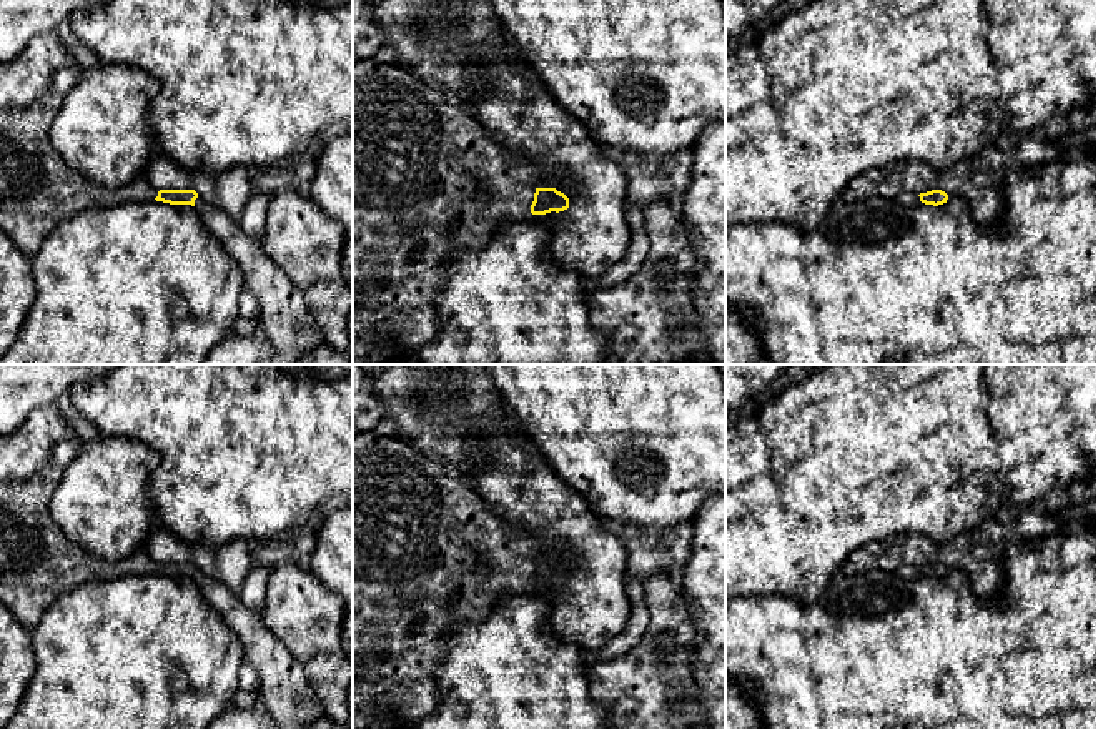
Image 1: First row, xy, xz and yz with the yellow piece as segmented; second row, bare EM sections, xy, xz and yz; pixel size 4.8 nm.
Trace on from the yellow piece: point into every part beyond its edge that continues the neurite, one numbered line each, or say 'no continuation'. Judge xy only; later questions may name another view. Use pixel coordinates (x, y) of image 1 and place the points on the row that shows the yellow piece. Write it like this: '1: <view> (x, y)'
1: xy (37, 190)
2: xy (285, 320)

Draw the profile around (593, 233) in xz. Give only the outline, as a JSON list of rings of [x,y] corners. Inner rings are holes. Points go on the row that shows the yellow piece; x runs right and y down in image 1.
[[[487,43],[481,52],[481,67],[487,78],[474,85],[469,112],[504,148],[539,168],[536,188],[556,188],[569,198],[564,211],[532,215],[551,225],[552,260],[582,278],[601,276],[626,255],[632,236],[626,220],[627,180],[622,168],[604,158],[577,118],[546,93],[514,45]]]

